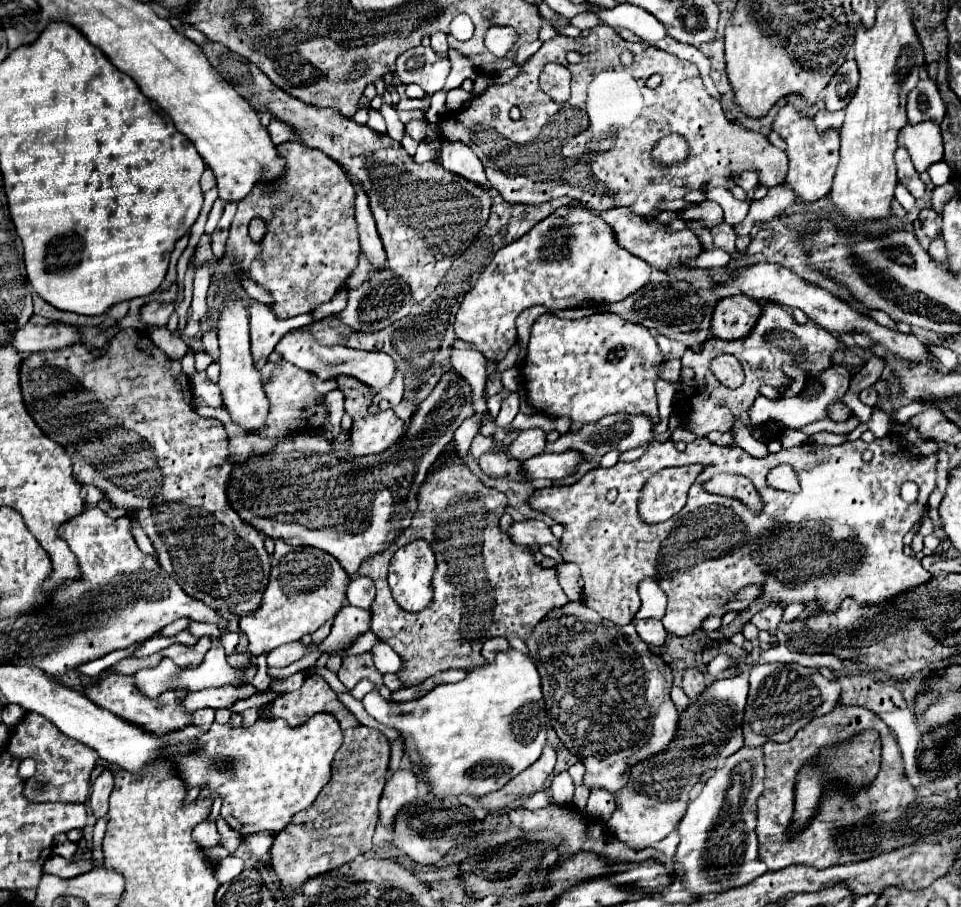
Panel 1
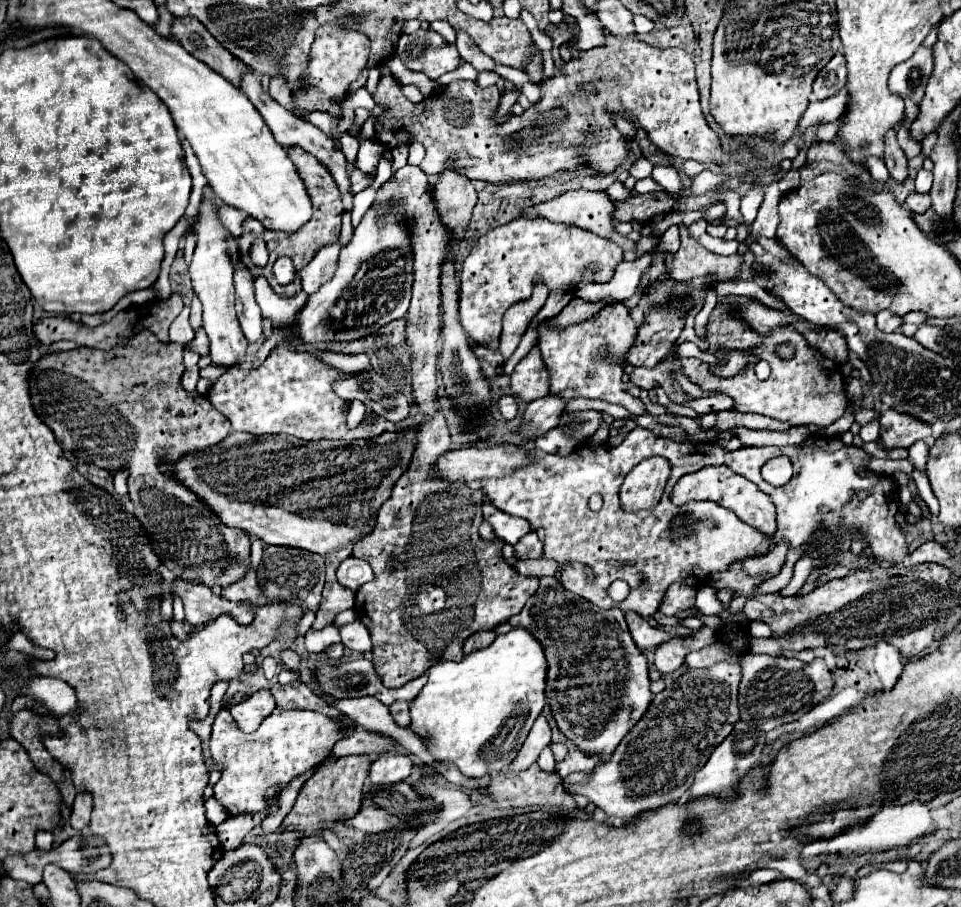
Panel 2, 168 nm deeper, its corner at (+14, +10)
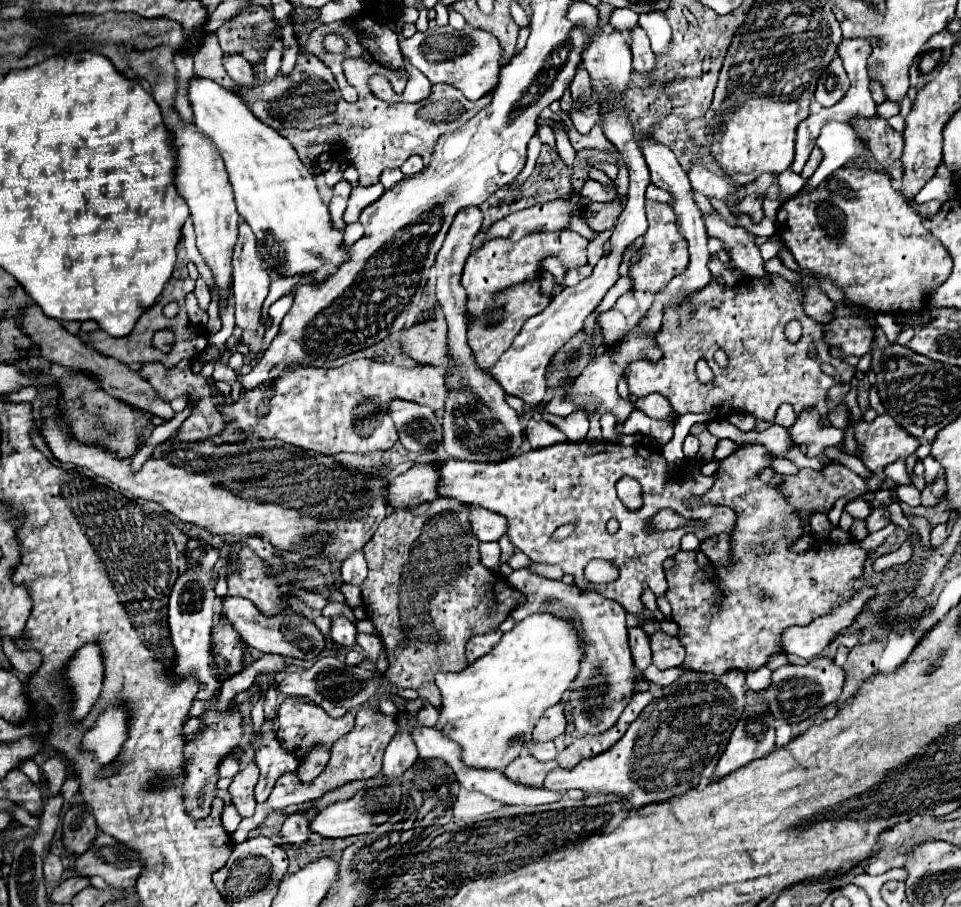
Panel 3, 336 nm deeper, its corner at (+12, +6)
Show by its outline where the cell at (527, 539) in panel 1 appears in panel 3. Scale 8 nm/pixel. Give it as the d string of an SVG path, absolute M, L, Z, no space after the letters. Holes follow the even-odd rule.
M470 508L470 524L472 532L480 542L492 542L498 540L502 534L506 534L506 520L504 516L496 512L488 512L484 508Z

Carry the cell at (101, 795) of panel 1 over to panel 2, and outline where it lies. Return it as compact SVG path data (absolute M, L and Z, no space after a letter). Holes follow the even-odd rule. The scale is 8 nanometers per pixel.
M78 792L74 806L72 806L72 816L70 824L74 830L82 830L90 822L90 812L92 812L92 796L90 792Z

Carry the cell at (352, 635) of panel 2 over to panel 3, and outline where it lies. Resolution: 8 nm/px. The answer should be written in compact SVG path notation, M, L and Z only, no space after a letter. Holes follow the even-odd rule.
M334 616L330 626L330 638L340 646L356 644L356 626L346 616Z

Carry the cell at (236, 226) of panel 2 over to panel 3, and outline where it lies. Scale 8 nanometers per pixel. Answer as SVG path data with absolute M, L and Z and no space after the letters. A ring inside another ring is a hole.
M241 222L238 231L234 258L232 258L232 266L234 266L232 276L234 276L234 294L236 294L236 326L240 326L242 330L256 330L260 324L260 308L270 292L270 276L266 272L262 258L258 256L256 236L248 228L248 224Z

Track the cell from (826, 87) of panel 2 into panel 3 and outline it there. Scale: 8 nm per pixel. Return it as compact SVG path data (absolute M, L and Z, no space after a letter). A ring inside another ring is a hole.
M836 56L820 74L816 86L816 102L822 106L834 106L848 92L848 74L842 66L842 60Z

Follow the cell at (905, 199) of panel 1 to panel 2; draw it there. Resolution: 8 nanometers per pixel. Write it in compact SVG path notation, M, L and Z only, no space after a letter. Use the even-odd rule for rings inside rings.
M874 156L872 158L866 158L866 168L872 174L872 178L878 180L878 182L886 182L890 178L888 168L886 168L886 164L884 164L882 158L874 158Z

